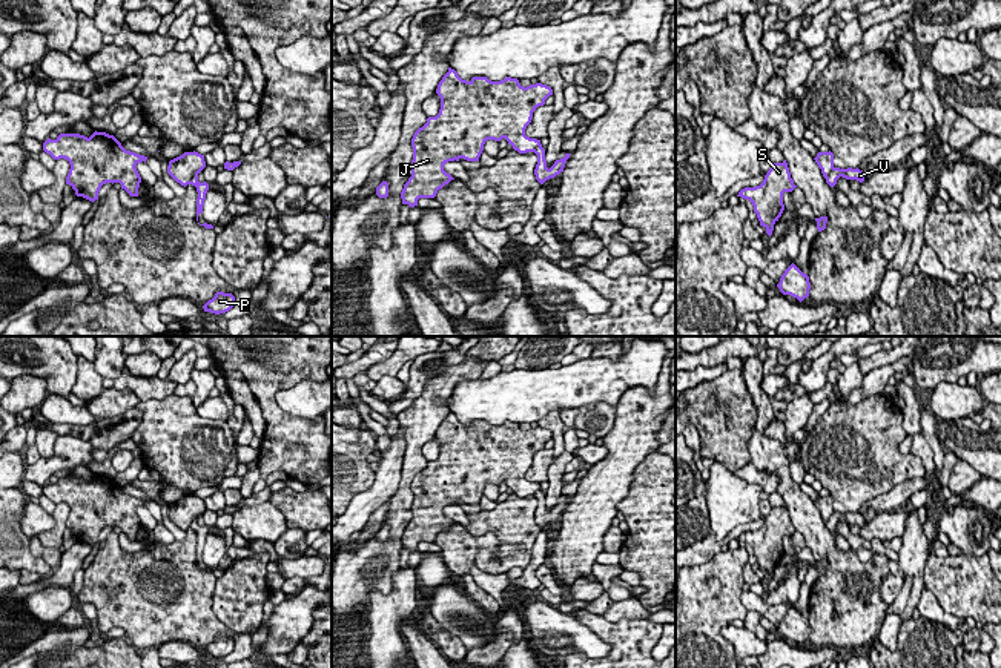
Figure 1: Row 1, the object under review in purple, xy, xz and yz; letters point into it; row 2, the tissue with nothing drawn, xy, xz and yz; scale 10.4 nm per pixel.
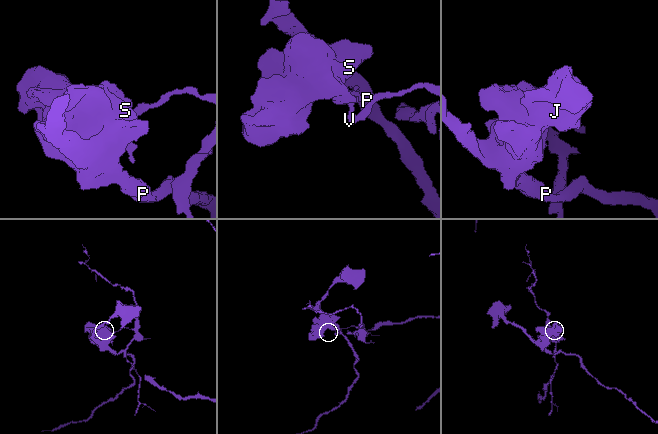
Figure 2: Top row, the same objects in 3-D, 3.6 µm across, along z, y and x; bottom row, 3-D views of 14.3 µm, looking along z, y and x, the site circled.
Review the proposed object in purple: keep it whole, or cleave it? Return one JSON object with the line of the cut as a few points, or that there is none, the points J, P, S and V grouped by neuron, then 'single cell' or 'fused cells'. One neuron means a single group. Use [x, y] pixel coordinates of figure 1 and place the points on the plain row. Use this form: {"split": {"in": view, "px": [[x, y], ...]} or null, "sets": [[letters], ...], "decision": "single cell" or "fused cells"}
{"split": {"in": "xy", "px": [[198, 515], [189, 527]]}, "sets": [["J", "P", "S"], ["V"]], "decision": "fused cells"}

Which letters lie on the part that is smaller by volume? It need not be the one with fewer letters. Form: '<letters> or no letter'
V

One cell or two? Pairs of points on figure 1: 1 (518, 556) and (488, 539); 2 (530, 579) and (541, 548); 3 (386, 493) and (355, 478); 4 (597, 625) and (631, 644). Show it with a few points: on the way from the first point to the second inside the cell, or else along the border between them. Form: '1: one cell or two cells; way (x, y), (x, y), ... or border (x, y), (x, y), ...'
1: two cells; border (467, 529), (473, 535), (492, 532), (499, 552)
2: one cell; way (530, 572), (538, 556)
3: two cells; border (375, 470), (372, 484), (358, 492), (347, 507)
4: one cell; way (605, 630), (624, 636)

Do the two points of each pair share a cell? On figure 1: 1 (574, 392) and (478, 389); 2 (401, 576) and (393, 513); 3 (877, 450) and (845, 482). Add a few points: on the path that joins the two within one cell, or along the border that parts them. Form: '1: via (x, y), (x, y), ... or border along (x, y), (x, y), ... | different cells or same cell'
1: via (550, 392), (502, 392) | same cell
2: border along (399, 567), (387, 593), (370, 590) | different cells
3: via (869, 458), (852, 475) | same cell

